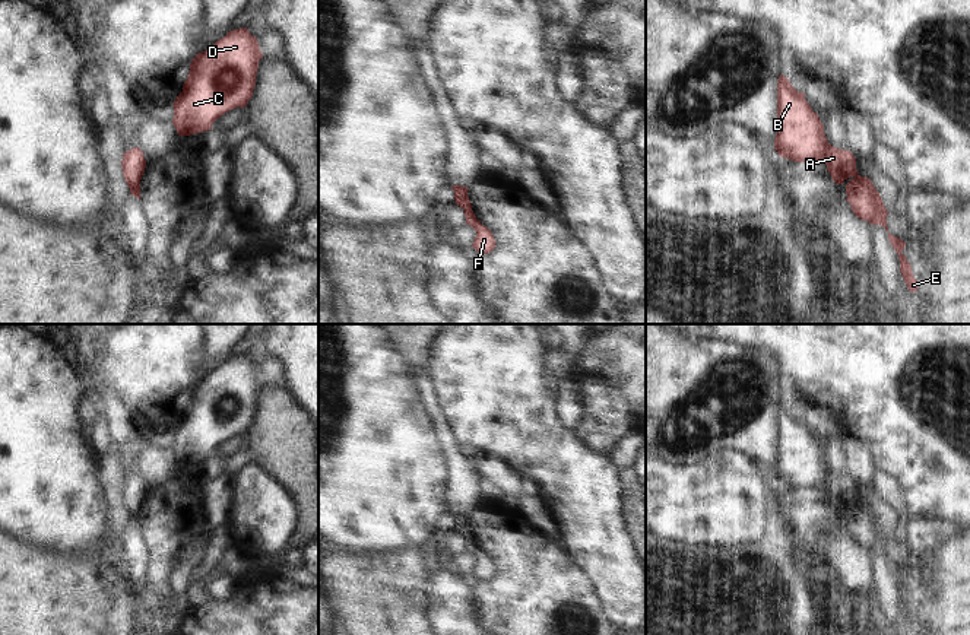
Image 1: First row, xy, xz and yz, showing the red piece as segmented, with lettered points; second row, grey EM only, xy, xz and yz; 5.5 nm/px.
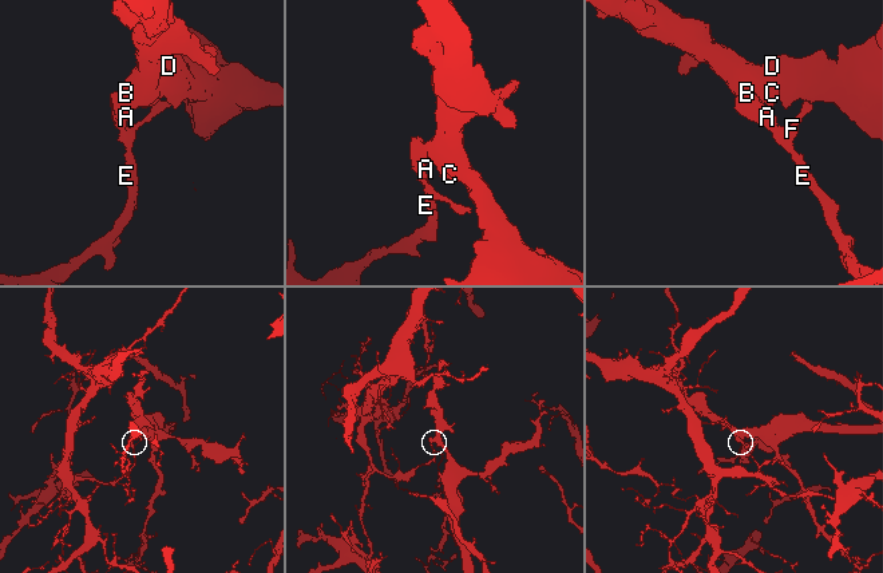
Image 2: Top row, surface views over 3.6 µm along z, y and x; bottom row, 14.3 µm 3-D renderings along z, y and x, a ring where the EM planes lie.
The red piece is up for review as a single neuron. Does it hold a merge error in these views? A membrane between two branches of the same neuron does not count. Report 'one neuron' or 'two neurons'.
two neurons

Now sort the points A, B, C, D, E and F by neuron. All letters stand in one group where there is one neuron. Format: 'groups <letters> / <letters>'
groups A B C D / E F

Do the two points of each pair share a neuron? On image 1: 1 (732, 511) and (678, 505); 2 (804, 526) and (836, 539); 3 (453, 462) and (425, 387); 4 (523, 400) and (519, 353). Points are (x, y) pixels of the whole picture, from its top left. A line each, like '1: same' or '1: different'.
1: same
2: same
3: same
4: same

